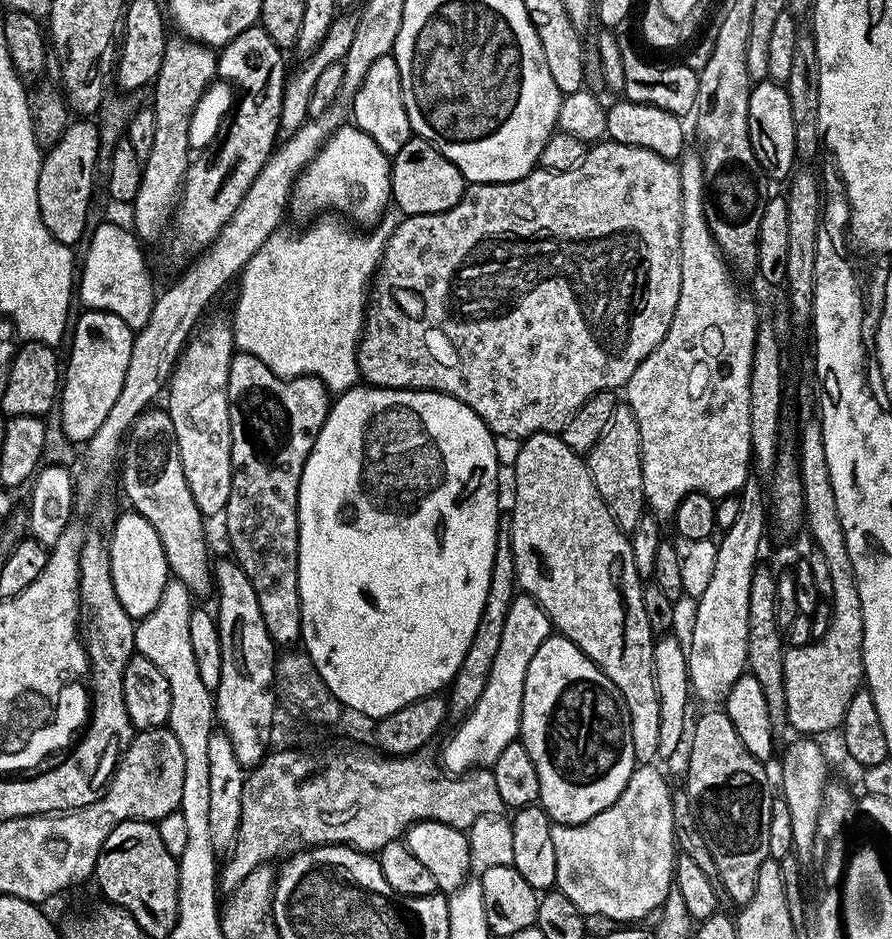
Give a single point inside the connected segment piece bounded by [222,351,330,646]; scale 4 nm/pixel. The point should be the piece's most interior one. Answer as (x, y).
(274, 421)

